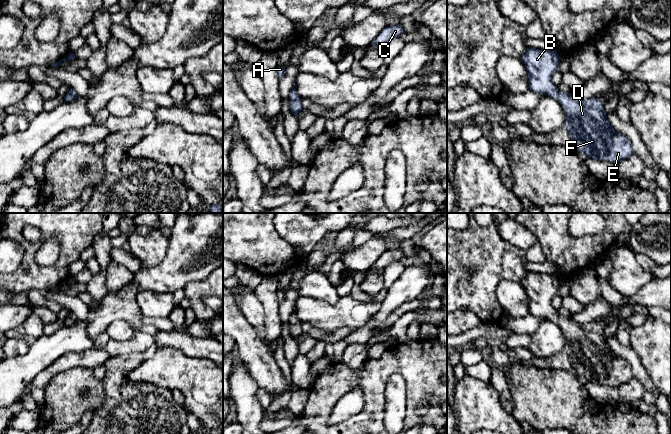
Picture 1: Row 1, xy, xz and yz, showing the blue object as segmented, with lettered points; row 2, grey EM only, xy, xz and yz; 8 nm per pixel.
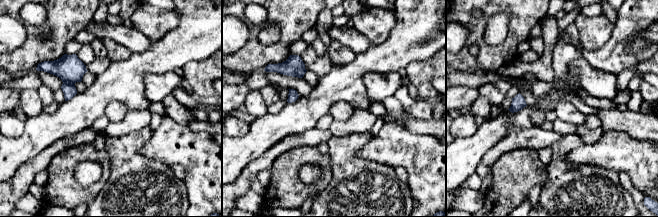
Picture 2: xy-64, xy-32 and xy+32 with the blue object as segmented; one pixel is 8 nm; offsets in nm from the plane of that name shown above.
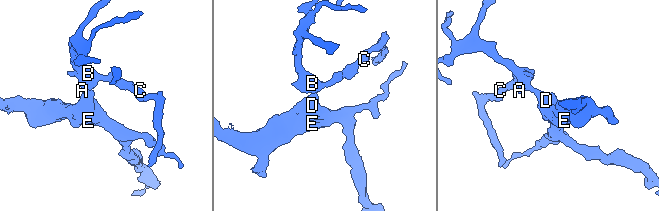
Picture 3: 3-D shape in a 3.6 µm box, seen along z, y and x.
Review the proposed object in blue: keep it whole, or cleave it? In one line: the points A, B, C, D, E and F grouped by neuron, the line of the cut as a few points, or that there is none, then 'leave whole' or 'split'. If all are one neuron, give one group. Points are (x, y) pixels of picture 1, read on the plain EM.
A B C D E F | no cut | leave whole

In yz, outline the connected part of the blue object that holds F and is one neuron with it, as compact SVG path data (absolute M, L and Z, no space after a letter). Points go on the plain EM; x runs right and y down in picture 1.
M527 272L520 283L528 297L529 313L559 325L566 338L564 351L577 376L612 387L630 381L634 377L630 364L613 353L598 322L580 324L571 317L558 315L552 300L557 294L559 282L556 275Z

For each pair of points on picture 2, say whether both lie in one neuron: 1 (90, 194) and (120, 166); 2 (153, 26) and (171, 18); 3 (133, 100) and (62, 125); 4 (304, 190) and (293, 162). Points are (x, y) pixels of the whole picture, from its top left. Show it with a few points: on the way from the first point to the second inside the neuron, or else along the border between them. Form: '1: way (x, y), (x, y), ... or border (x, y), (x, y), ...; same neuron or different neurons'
1: border (108, 154), (109, 177), (105, 186), (96, 197); different neurons
2: way (157, 22), (167, 20); same neuron
3: way (115, 95), (99, 95), (80, 112); same neuron
4: way (297, 183), (293, 179), (293, 169); same neuron

